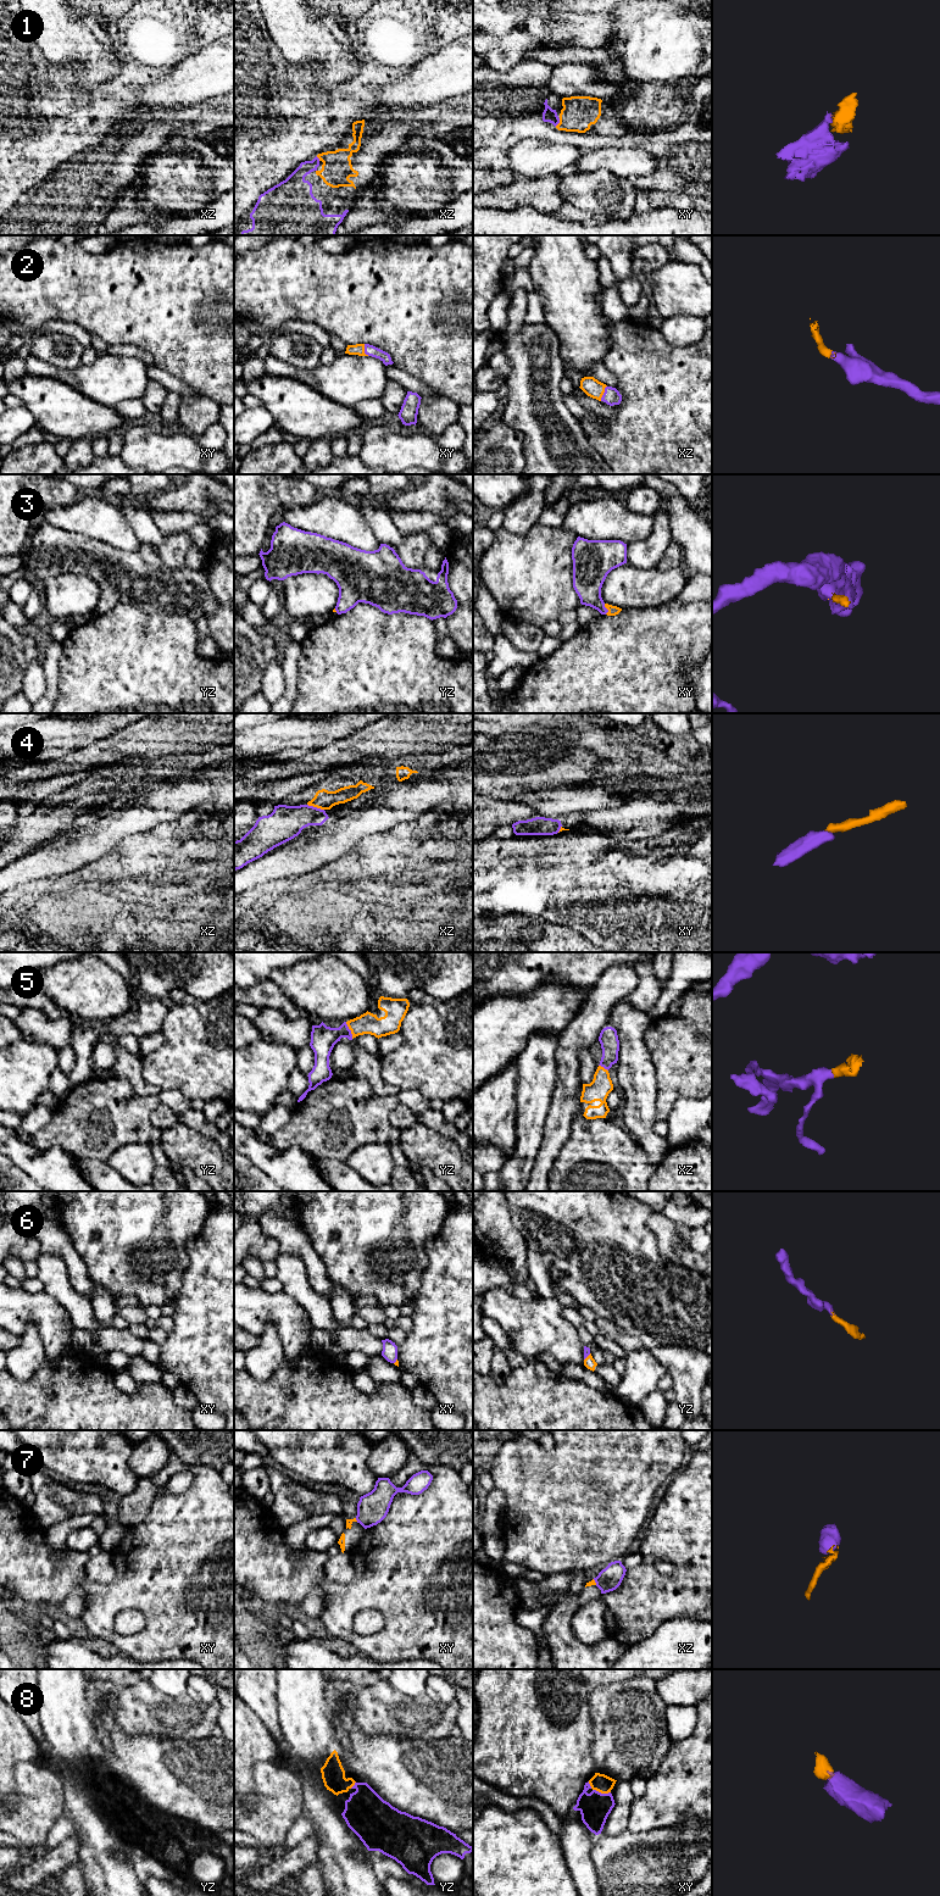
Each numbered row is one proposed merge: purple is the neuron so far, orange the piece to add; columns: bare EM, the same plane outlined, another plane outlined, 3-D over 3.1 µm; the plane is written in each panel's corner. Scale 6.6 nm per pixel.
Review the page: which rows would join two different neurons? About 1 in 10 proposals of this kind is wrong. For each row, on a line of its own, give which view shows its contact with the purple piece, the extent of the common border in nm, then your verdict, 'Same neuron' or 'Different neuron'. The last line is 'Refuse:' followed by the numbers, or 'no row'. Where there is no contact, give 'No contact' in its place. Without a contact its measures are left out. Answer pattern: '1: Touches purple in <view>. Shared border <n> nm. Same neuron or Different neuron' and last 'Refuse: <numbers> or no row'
1: Touches purple in xy. Shared border 70 nm. Same neuron
2: Touches purple in xz. Shared border 110 nm. Same neuron
3: Touches purple in xy. Shared border 70 nm. Same neuron
4: Touches purple in xz. Shared border 120 nm. Same neuron
5: Touches purple in yz. Shared border 120 nm. Same neuron
6: Touches purple in yz. Shared border 60 nm. Same neuron
7: Touches purple in xz. Shared border 50 nm. Different neuron
8: Touches purple in xy. Shared border 170 nm. Same neuron
Refuse: 7

